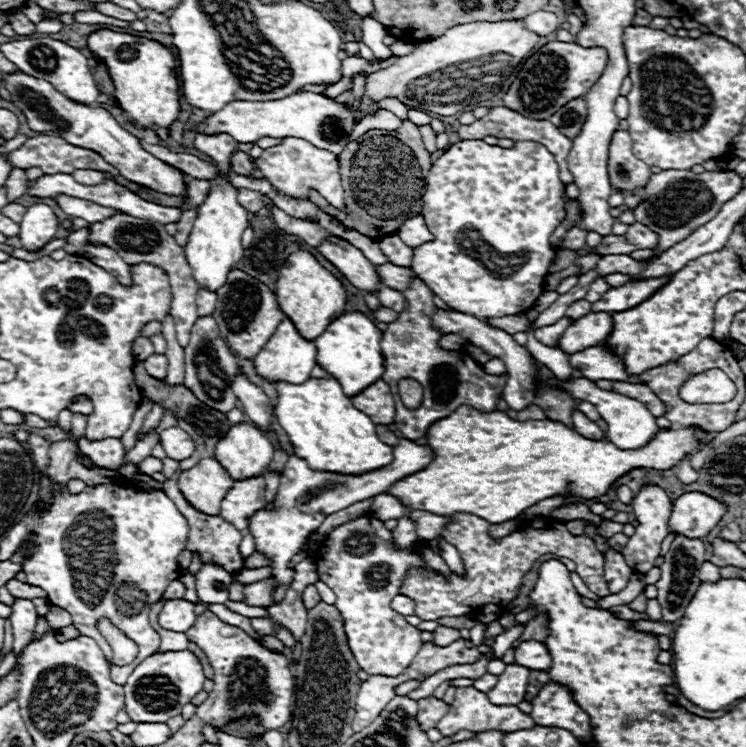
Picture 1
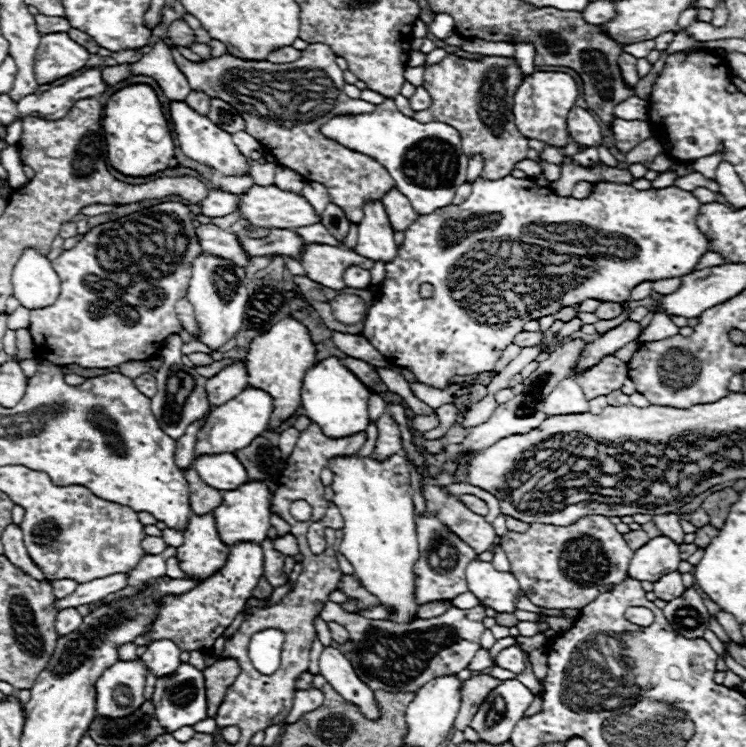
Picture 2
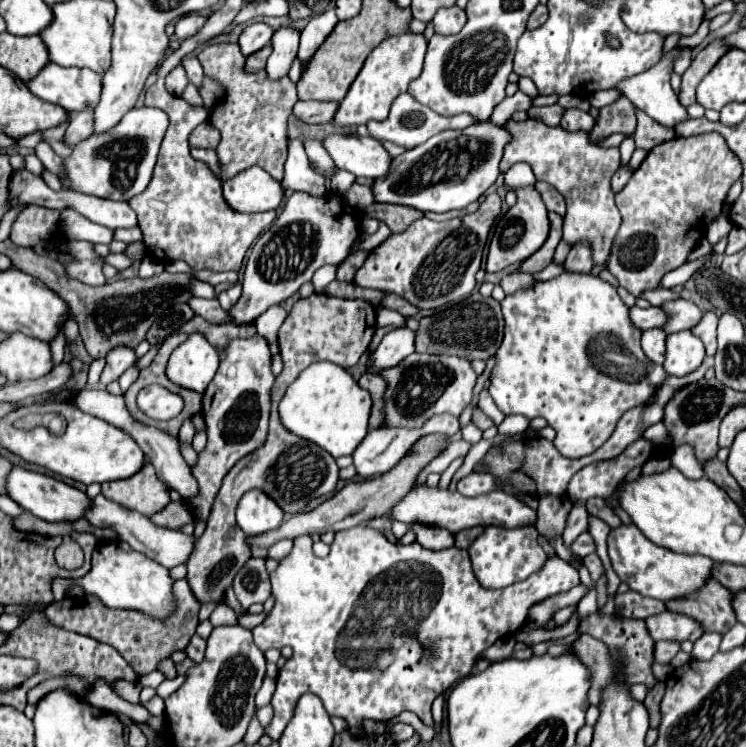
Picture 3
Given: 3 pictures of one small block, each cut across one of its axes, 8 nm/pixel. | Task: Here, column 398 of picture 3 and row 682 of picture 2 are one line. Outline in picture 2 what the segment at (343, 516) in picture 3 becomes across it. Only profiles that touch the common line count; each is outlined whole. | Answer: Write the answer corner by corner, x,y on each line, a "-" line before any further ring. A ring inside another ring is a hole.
486,674
472,676
462,682
462,686
460,686
460,712
454,720
454,728
464,730
470,724
472,716
478,712
486,694
490,694
490,690
494,690
494,686
498,686
498,682
500,682
498,678
492,678

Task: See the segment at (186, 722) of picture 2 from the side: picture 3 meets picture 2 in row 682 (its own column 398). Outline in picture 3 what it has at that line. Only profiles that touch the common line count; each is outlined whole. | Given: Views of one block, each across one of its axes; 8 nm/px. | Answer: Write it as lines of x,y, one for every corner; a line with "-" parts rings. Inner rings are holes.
476,122
464,130
448,130
448,132
436,134
428,142
392,158
390,172
382,178
376,178
372,184
374,202
404,204
424,212
448,212
454,208
466,208
468,204
476,202
500,176
500,160
510,140
512,140
510,132
492,122

